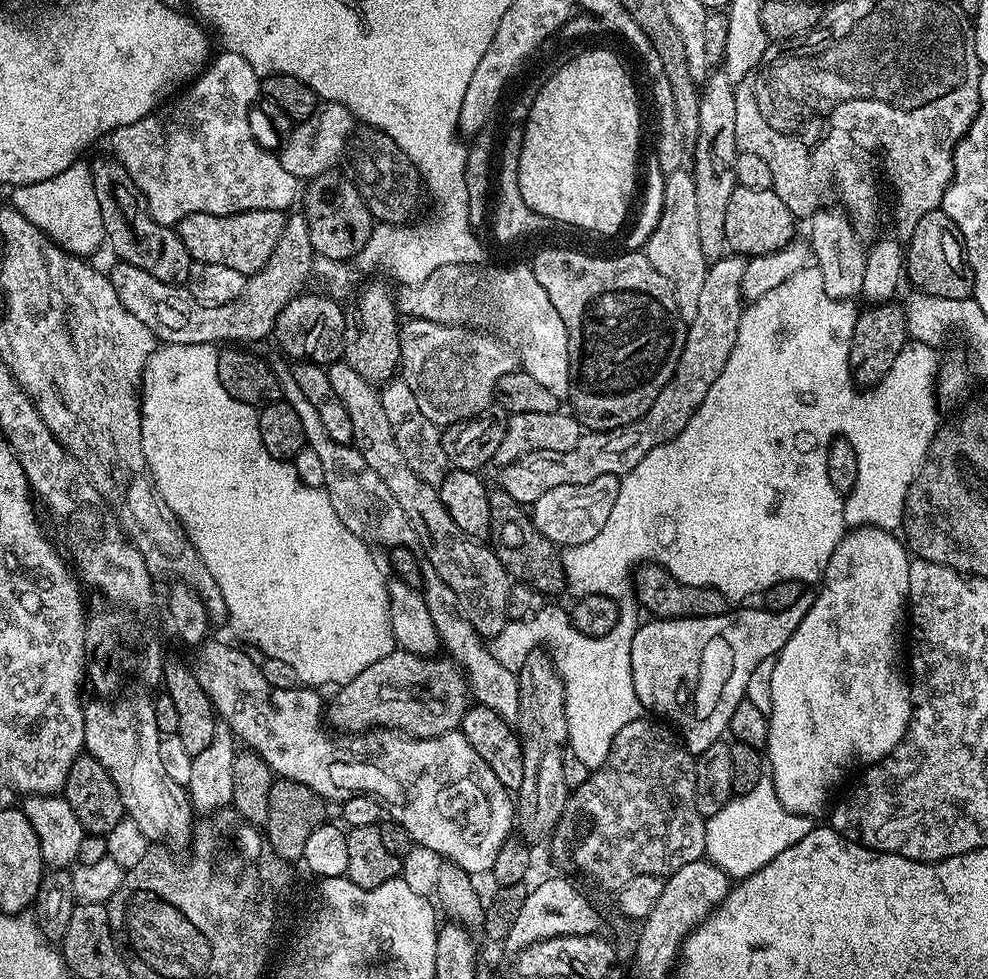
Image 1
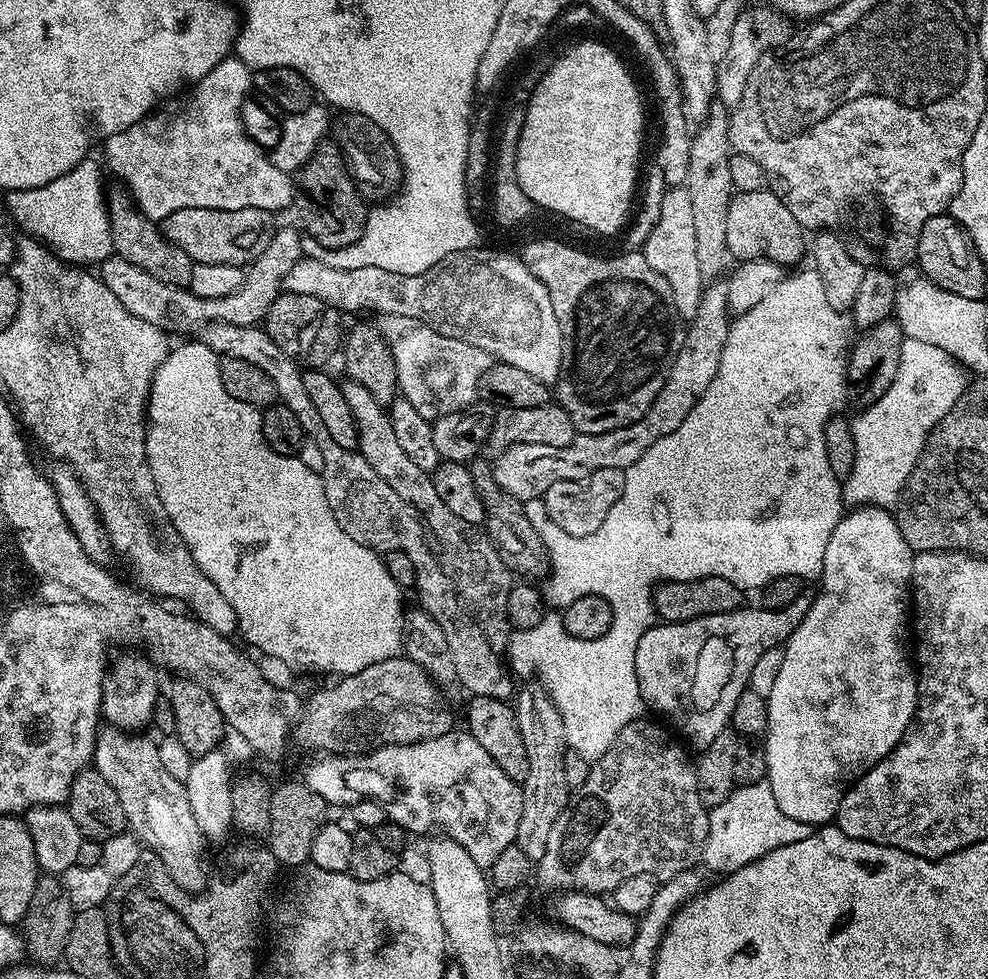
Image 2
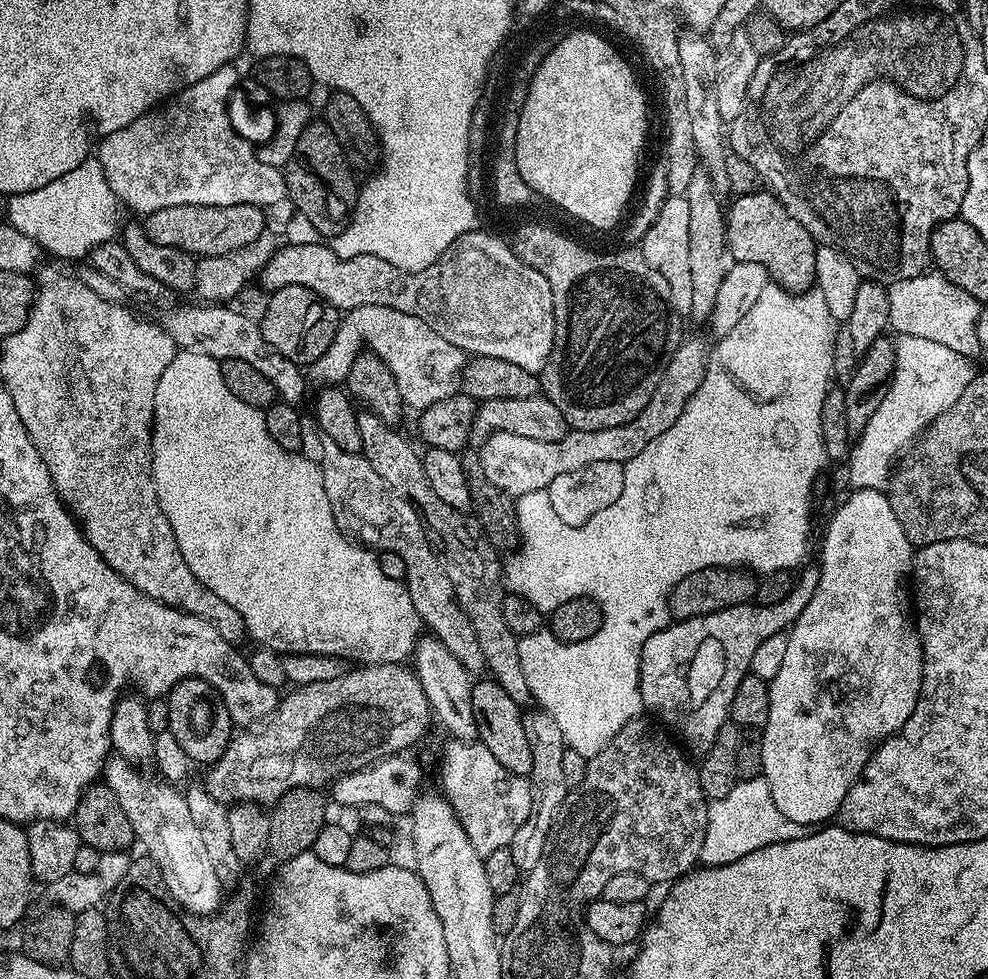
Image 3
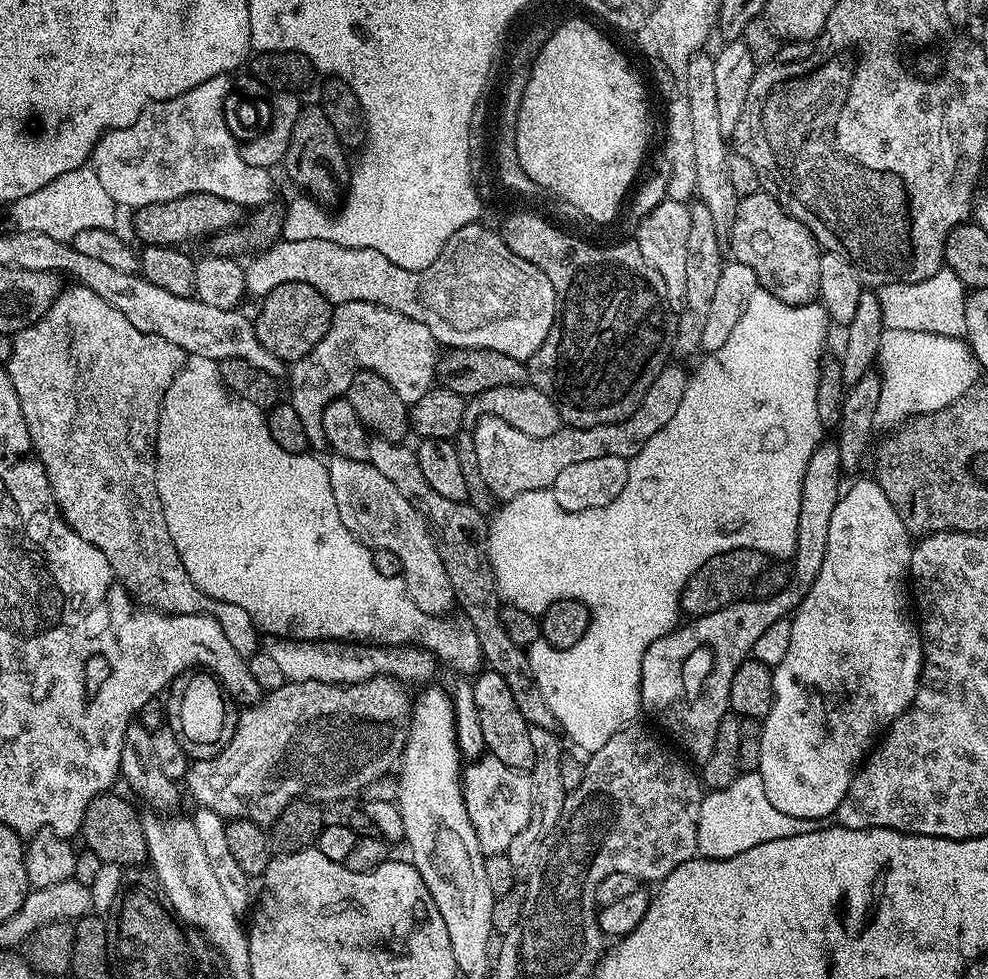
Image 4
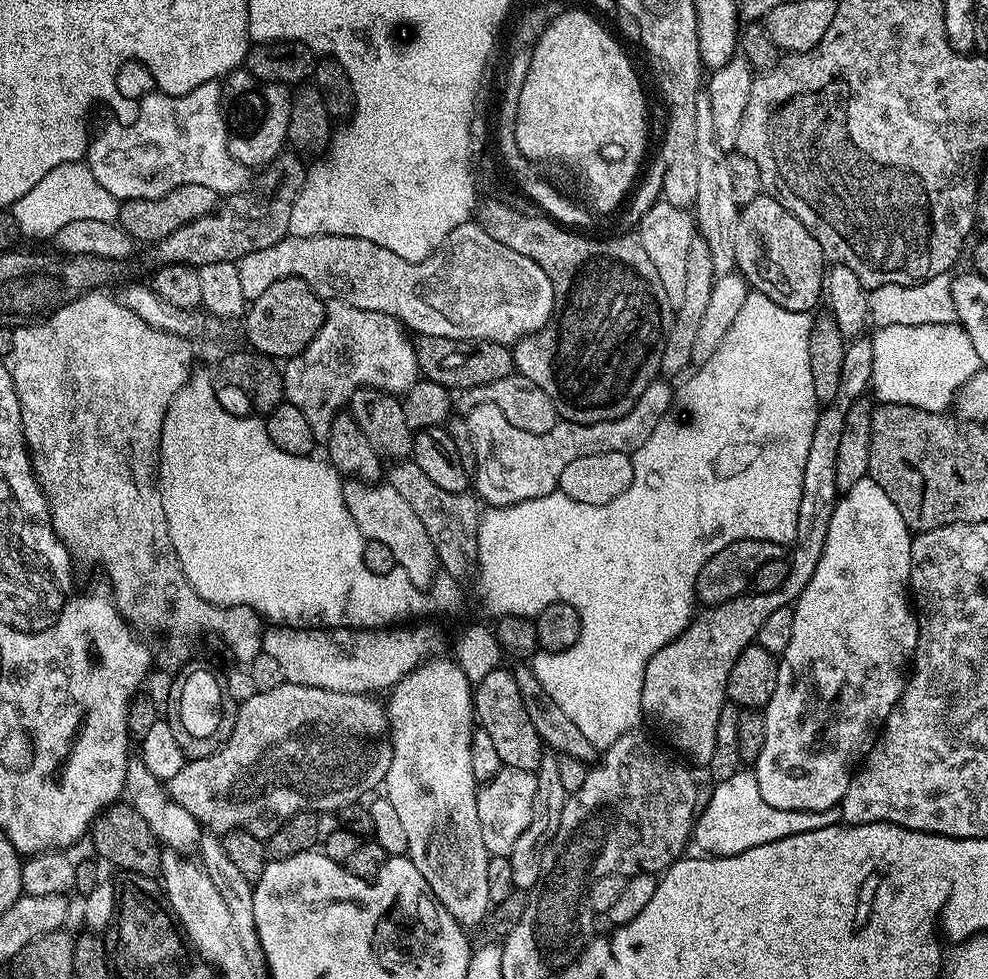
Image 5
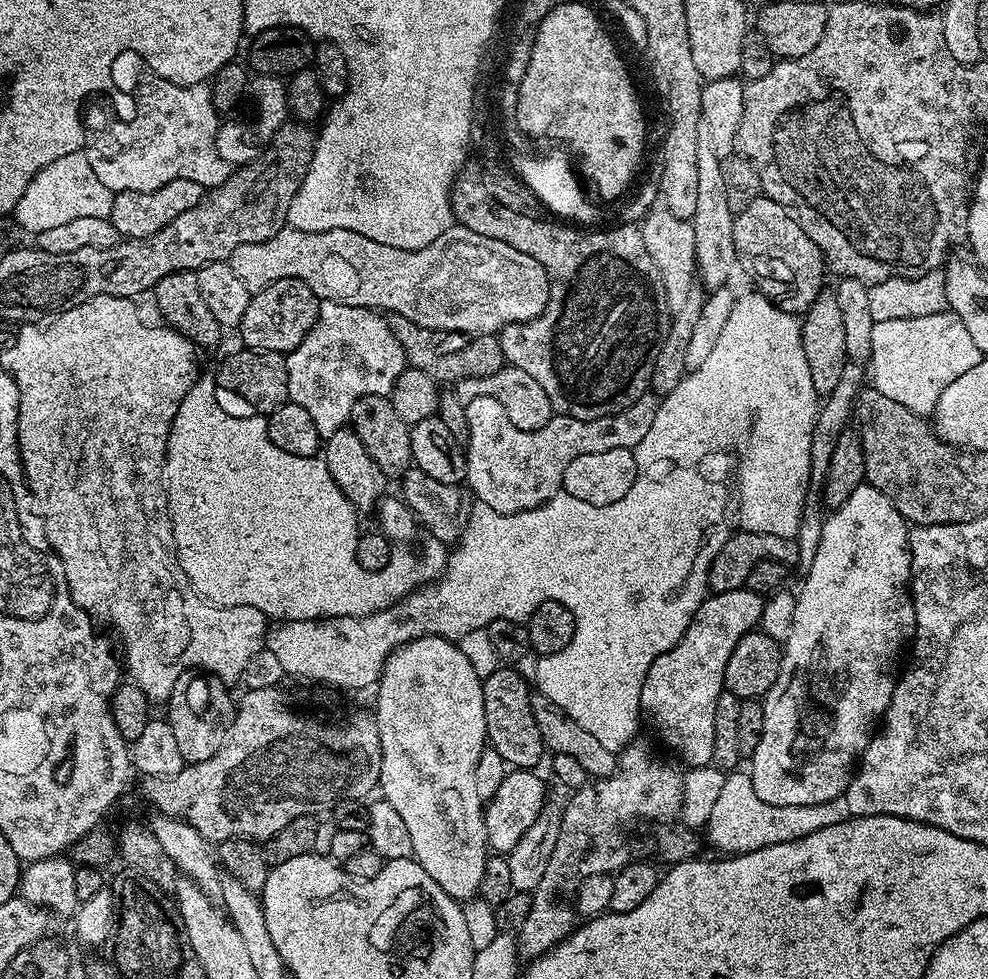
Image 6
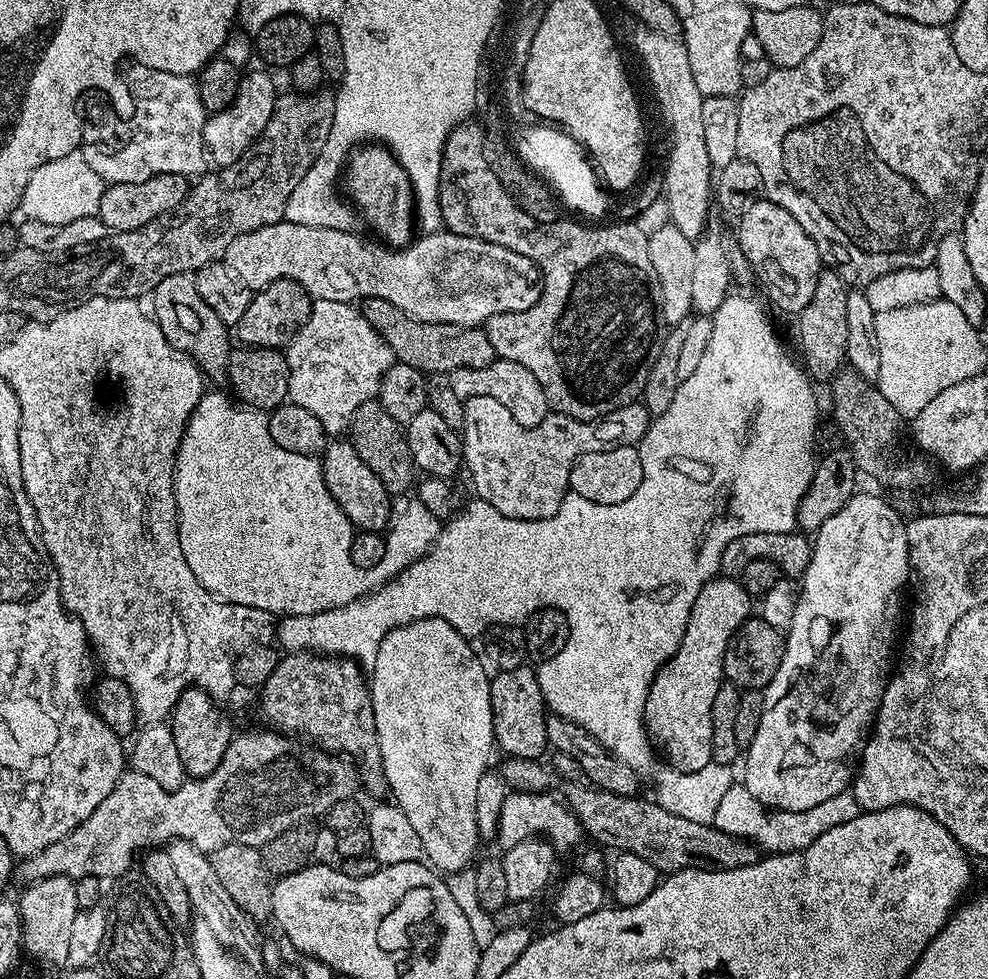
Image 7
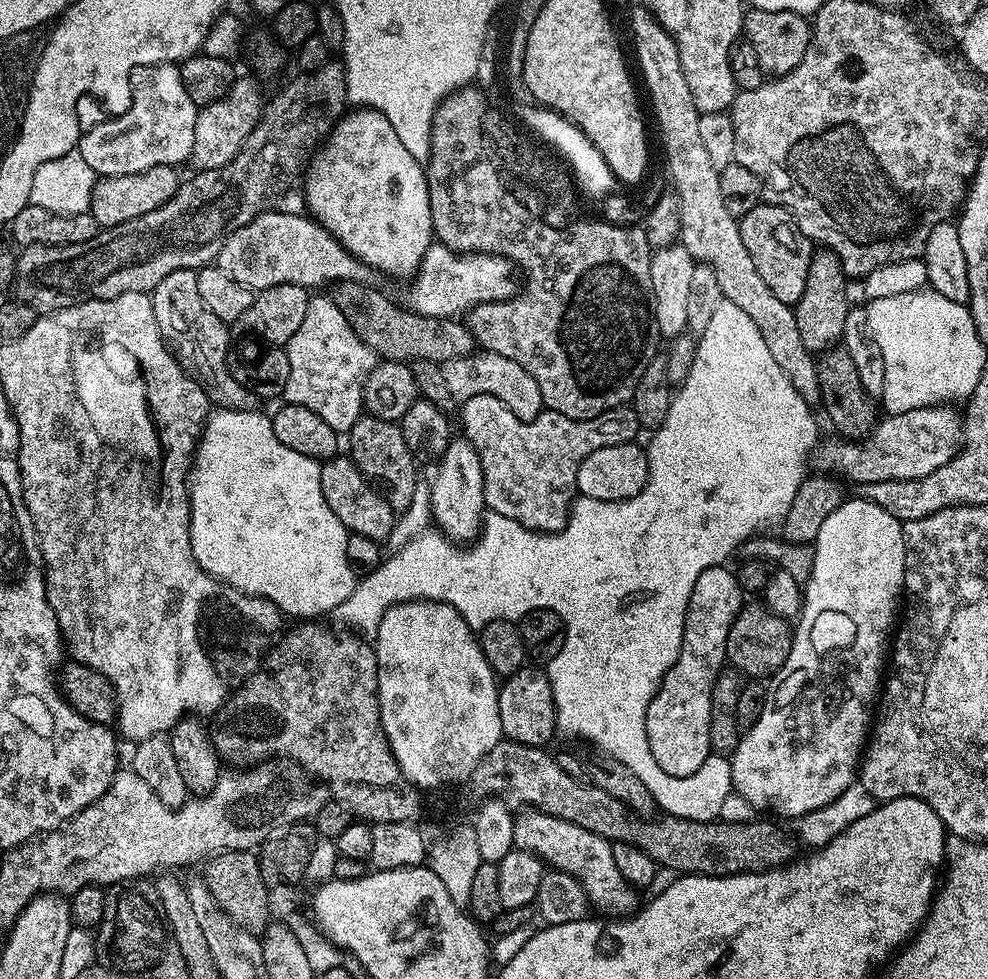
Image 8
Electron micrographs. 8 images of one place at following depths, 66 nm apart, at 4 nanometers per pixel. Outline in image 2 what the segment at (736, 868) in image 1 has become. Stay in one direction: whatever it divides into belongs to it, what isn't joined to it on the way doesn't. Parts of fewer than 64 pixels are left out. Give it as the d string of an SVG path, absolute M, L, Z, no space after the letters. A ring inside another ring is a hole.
M767 779L757 784L741 784L733 790L730 798L710 809L708 814L708 833L702 857L703 867L712 872L727 874L762 858L778 846L790 846L790 842L802 842L814 831L813 825L806 822L794 822L778 810L774 802L774 790L768 788Z

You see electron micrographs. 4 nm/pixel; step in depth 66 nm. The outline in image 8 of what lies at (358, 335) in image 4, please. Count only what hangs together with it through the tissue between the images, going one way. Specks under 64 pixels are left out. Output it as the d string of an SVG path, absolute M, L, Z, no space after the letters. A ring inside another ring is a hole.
M316 294L309 299L306 318L286 345L290 358L290 378L284 387L283 399L289 404L314 410L330 430L347 434L362 414L364 377L378 363L375 352L354 334L346 314L327 295Z

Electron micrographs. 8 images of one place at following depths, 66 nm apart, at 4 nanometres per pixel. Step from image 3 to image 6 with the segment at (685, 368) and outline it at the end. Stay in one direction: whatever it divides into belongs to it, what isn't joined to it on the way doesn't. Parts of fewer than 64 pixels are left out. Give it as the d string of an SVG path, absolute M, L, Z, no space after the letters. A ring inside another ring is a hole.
M655 395L640 396L618 414L593 420L579 420L569 416L553 415L542 430L518 430L502 410L498 398L474 398L465 405L470 436L466 445L468 457L467 487L472 487L475 499L502 514L534 510L562 488L562 474L578 454L594 454L602 450L636 449L646 438L654 414L658 414L660 400Z

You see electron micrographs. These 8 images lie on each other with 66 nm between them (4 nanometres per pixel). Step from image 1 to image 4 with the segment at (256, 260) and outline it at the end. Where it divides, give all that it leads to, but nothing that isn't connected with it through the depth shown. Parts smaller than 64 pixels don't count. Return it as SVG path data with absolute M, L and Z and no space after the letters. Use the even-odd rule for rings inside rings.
M190 194L182 198L174 198L170 202L158 202L145 208L135 209L132 228L141 240L141 245L166 248L184 246L187 240L211 238L219 232L227 232L245 219L243 207L229 200L223 200L212 194Z

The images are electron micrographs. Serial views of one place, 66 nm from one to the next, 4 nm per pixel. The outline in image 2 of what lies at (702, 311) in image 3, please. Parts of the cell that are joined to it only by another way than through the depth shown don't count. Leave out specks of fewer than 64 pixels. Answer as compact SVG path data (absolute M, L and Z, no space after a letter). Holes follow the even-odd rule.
M713 106L708 117L695 129L690 146L690 174L686 185L690 194L691 206L694 209L694 238L698 241L698 270L706 278L720 278L733 267L734 257L730 254L730 246L726 246L726 210L730 210L730 202L734 189L730 182L730 162L728 161L732 143L730 142L729 109Z

